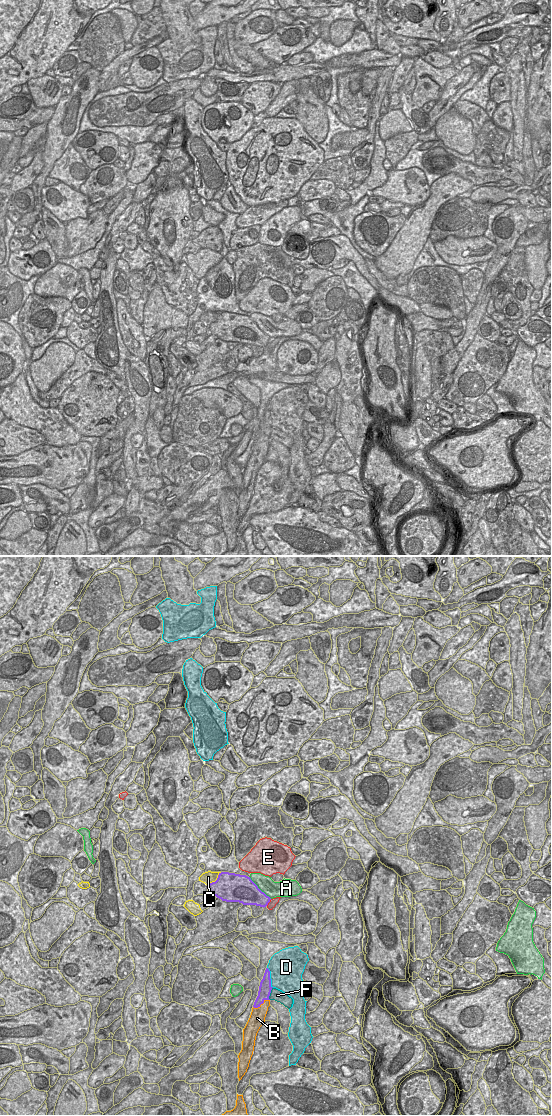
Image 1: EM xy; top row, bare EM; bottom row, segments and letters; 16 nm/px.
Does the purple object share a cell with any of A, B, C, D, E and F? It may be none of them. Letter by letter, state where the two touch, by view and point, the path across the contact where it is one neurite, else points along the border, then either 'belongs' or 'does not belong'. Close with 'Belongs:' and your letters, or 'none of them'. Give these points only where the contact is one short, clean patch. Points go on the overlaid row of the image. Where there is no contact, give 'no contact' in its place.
A: meets purple in xy at (258, 888); does not belong
B: meets purple in xy at (261, 1003); runs through xy (265, 988), (261, 1003), (257, 1018); belongs
C: meets purple in xy at (216, 880); does not belong
D: meets purple in xy at (269, 977); border along xy (267, 967), (270, 973), (270, 984), (273, 987); does not belong
E: meets purple in xy at (269, 901); does not belong
F: meets purple in xy at (269, 993); border along xy (272, 987), (269, 999); does not belong
Belongs: B

